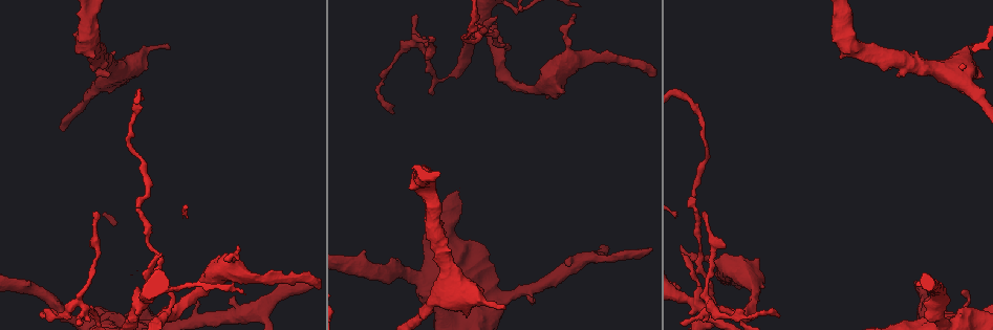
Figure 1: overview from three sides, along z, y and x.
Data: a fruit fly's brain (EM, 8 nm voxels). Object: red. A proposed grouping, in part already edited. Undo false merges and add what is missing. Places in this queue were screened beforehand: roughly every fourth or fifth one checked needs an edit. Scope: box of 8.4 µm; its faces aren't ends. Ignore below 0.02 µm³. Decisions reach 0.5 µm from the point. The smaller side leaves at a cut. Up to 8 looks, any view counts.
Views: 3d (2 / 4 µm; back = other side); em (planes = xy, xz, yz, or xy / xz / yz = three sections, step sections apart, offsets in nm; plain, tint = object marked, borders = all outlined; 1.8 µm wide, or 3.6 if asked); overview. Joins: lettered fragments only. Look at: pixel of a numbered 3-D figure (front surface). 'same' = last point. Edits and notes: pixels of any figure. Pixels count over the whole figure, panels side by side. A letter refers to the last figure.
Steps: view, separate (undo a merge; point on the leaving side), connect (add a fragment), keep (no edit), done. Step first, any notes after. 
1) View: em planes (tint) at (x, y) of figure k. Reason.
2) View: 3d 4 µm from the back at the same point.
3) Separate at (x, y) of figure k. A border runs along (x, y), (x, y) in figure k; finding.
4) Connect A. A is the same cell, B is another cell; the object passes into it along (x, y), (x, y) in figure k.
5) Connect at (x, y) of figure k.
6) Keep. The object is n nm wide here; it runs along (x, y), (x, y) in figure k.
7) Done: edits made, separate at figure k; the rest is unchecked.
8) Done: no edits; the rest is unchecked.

View: 3d 4 µm at (959, 79) of figure 1. Three-way junction.

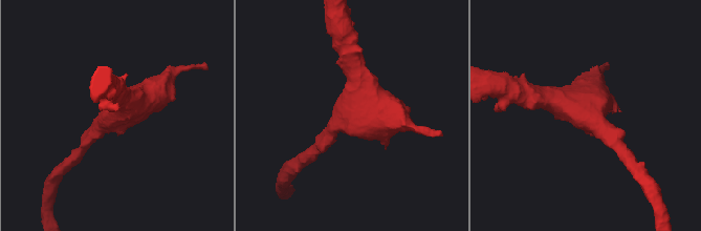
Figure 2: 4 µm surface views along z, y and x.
View: em 3.6 µm yz step 4 (tint) at (352, 111) of figure 2. Need the tissue.

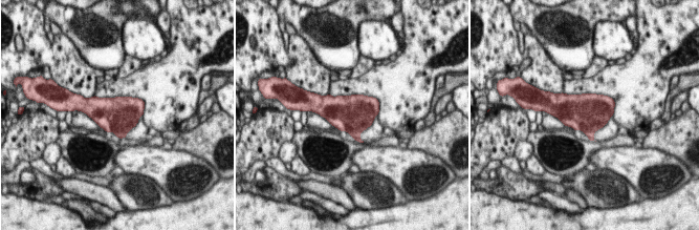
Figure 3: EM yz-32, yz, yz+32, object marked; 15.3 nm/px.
View: em 3.6 µm planes (borders) at the same point.

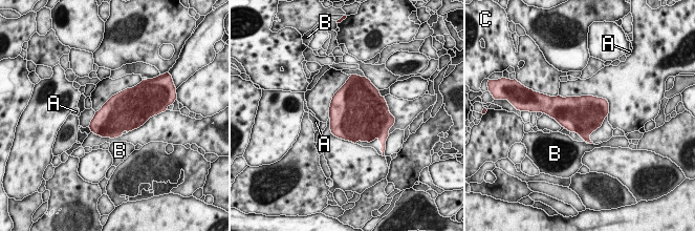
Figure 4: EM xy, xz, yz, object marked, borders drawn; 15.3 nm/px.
Keep. A, B and C are other cells; a border runs along (589, 143), (592, 144) in figure 4; all the same neuron.

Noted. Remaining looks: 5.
View: em planes (plain) at (504, 309) of figure 1.

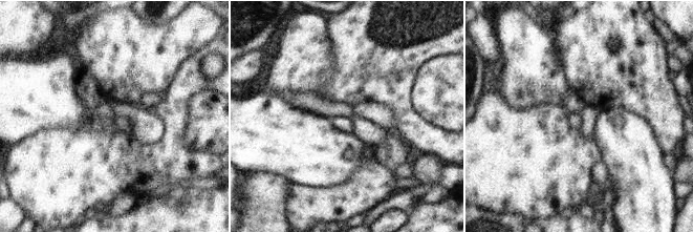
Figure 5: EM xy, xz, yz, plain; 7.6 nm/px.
View: em planes (tint) at the same point. With the object marked.

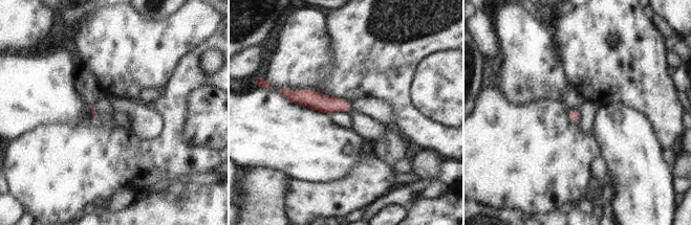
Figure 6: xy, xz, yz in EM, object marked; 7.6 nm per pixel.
View: em planes (borders) at the same point.

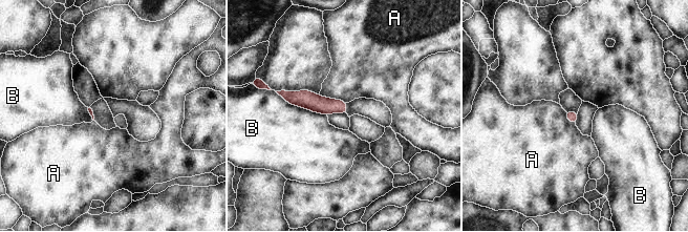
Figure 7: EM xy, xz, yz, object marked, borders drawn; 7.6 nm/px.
Keep. A and B are other cells; a border runs along (318, 95), (346, 102) in figure 7; none of them fits.

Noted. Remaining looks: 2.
View: em planes (borders) at (703, 270) of figure 1. Branch point.

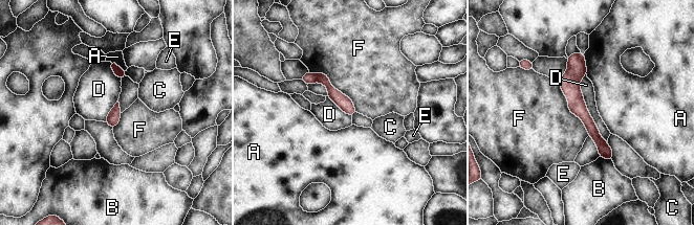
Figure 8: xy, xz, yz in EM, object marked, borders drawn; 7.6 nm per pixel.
Separate at (338, 97) of figure 8. The object is 100 nm wide here; A, B, C, D, E and F are other cells; a second neuron is stuck on.

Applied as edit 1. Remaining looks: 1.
Done: edits made, separate at figure 8; the rest is unchecked.

